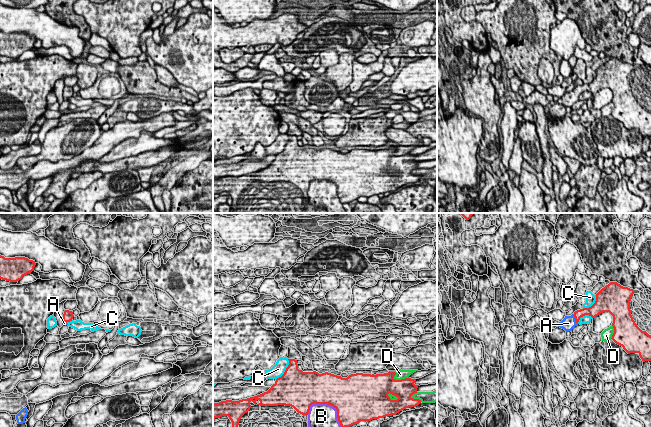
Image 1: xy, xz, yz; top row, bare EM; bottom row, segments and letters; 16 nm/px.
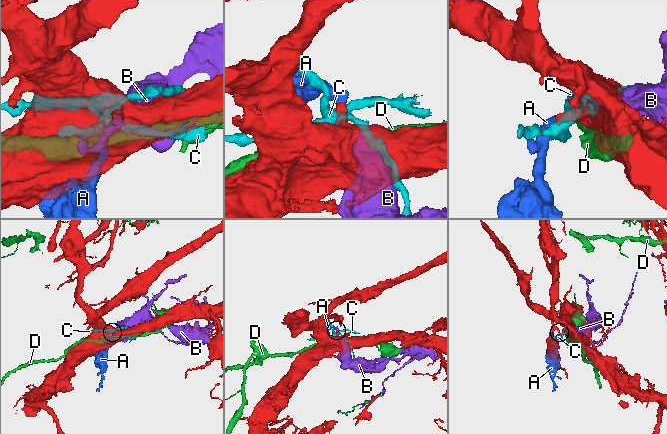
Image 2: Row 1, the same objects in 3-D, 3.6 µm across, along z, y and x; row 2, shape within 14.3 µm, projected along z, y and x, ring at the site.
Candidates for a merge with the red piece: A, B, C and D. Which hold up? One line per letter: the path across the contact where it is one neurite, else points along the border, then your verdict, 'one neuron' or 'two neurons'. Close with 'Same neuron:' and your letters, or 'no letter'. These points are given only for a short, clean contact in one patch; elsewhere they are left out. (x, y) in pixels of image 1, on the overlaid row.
A: way yz (578, 314), (575, 319), (568, 323); one neuron
B: two neurons
C: two neurons
D: two neurons
Same neuron: A

